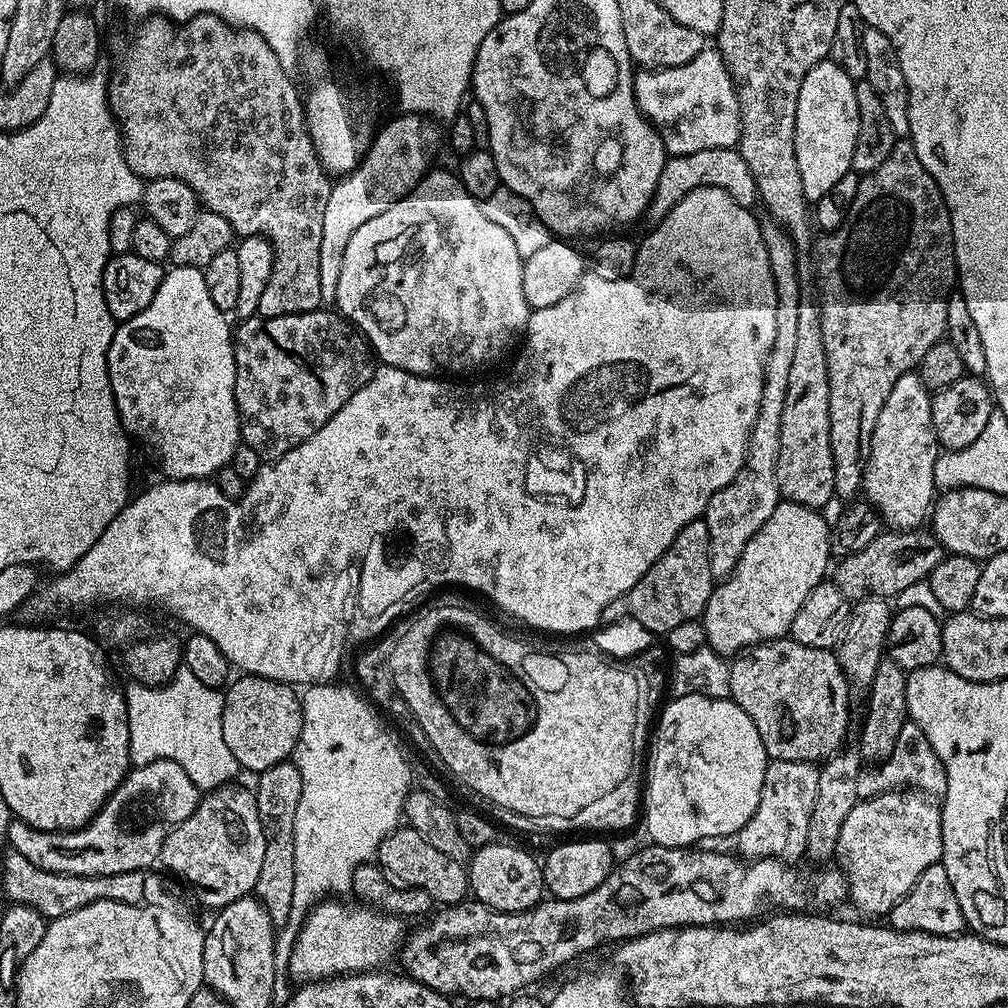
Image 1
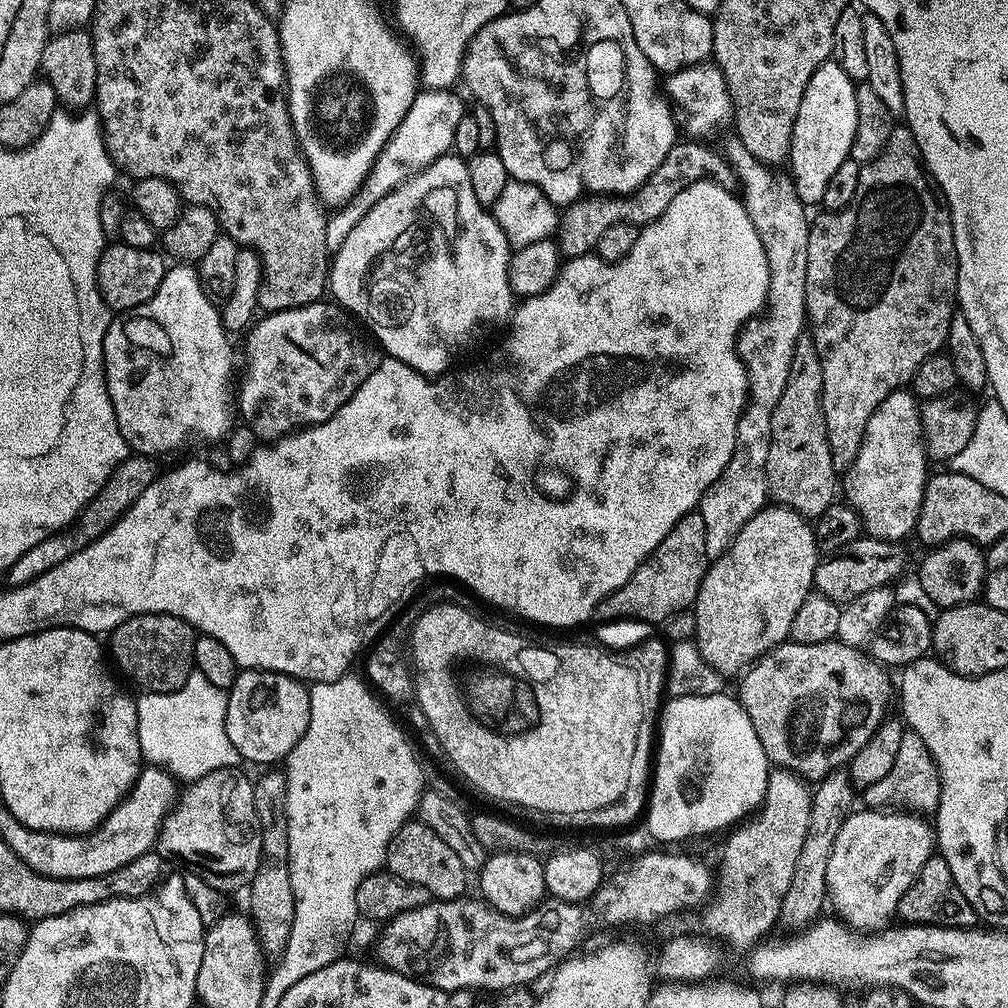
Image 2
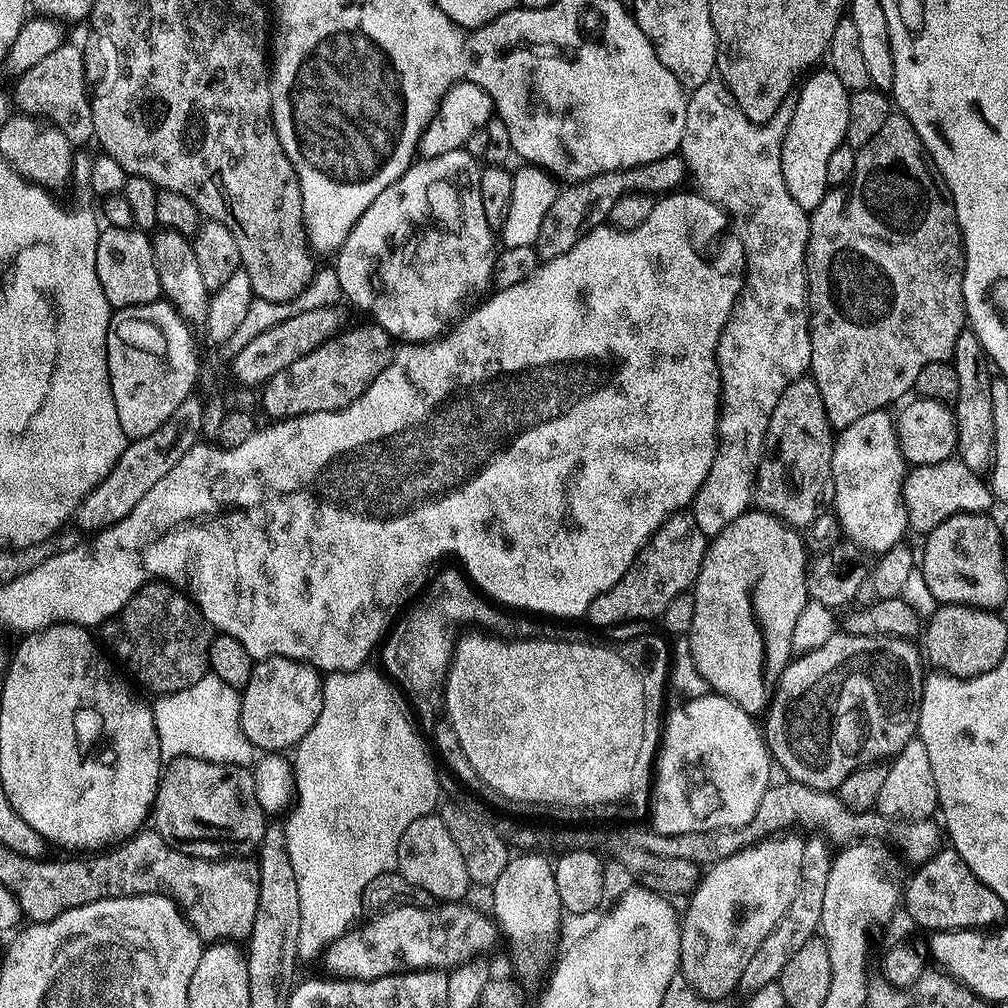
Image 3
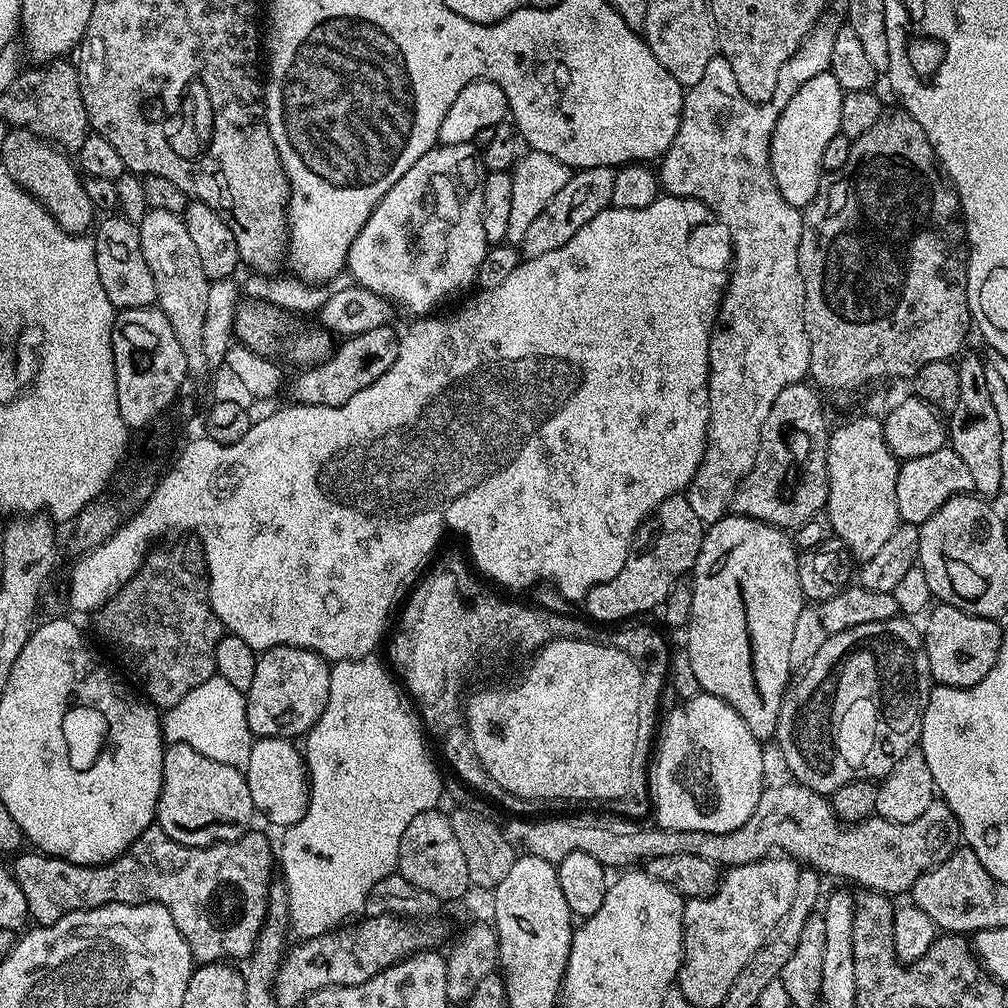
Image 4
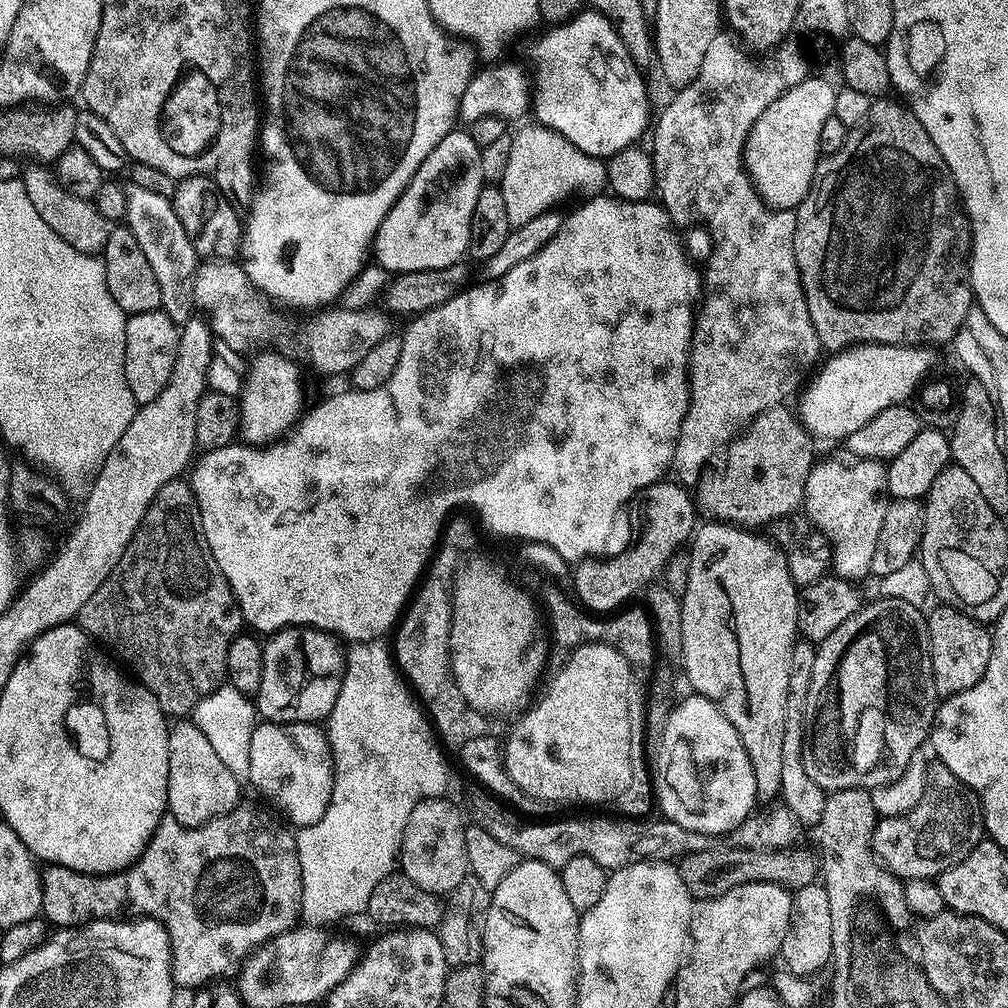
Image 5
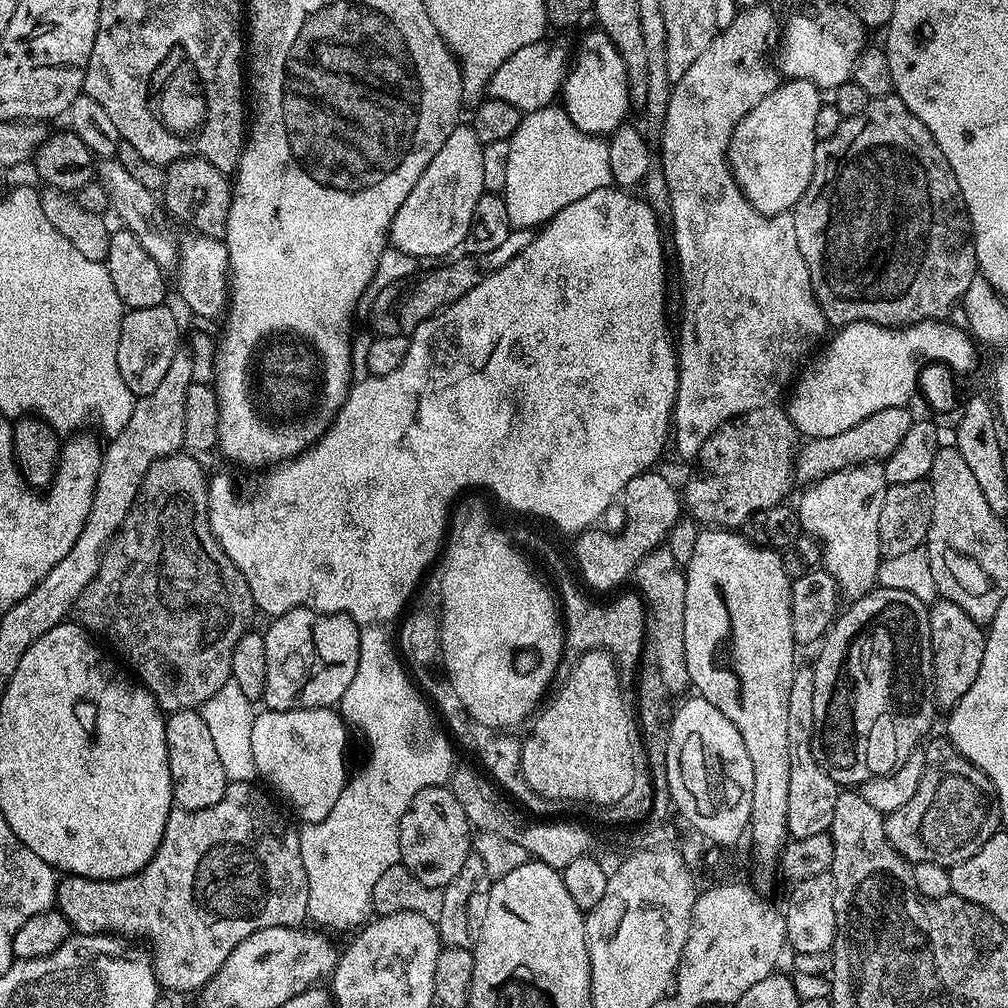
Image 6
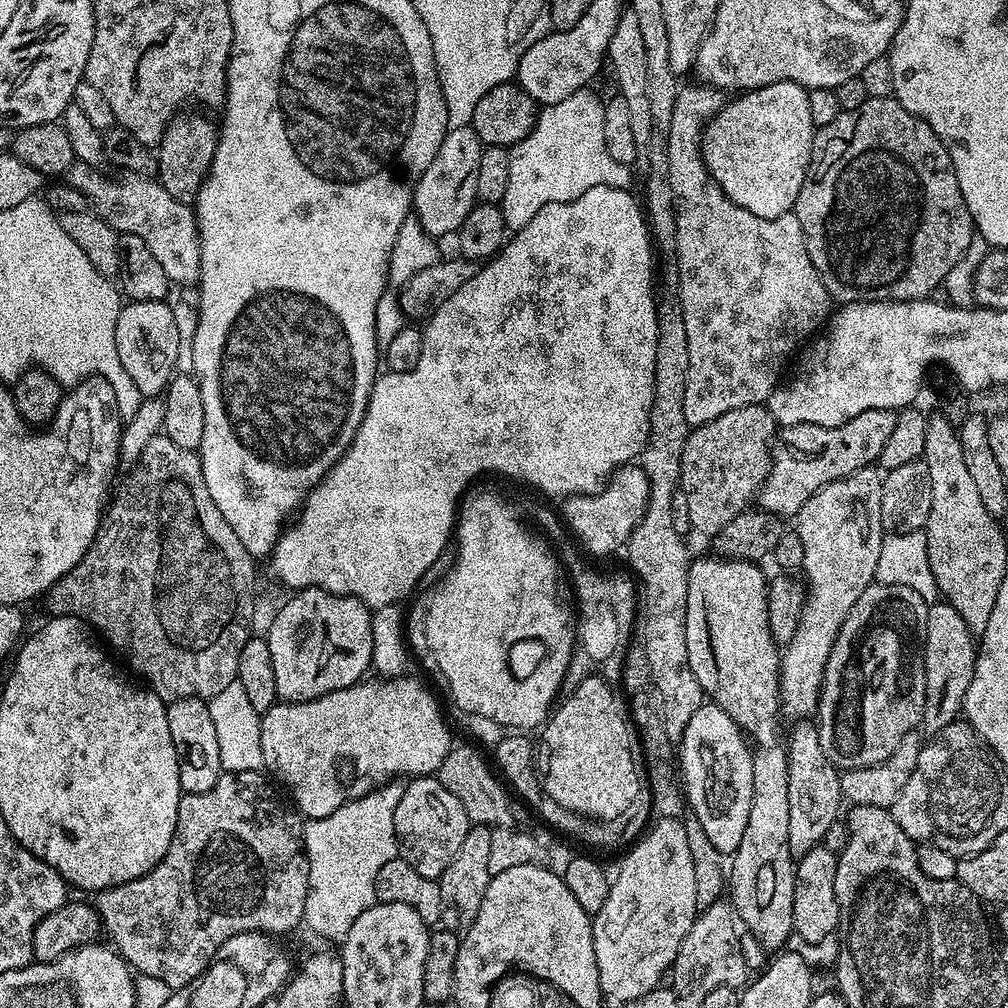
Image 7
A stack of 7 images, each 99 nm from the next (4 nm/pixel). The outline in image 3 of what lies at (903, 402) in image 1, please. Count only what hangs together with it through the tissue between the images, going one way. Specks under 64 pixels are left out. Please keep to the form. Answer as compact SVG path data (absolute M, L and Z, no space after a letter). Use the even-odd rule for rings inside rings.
M874 410L874 414L866 414L862 418L858 418L853 425L846 428L839 429L838 435L835 437L832 446L832 472L834 474L834 498L832 499L832 504L834 505L834 511L838 522L842 526L845 537L851 543L854 543L863 548L865 552L869 554L881 554L891 548L896 544L901 543L905 539L904 532L909 531L908 526L908 507L904 505L904 481L906 479L906 461L902 450L900 449L900 442L898 440L898 434L896 433L896 422L893 413L888 410Z

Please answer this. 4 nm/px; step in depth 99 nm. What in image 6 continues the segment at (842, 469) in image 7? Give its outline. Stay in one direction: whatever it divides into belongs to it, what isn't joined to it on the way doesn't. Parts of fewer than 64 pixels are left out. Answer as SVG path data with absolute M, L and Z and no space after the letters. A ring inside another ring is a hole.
M907 407L878 410L878 414L870 414L870 418L858 422L858 426L850 426L850 430L842 434L834 434L830 438L814 436L805 439L796 454L795 479L807 486L821 480L823 476L829 476L843 468L852 468L855 464L887 460L890 454L894 454L894 450L898 450L898 442L906 438L906 430L910 430L914 423L914 416L908 411Z

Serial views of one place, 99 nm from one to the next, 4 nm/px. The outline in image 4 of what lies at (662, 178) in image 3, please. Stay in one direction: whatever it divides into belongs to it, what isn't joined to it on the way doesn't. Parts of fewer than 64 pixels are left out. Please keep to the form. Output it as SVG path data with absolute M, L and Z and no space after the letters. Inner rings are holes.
M606 166L573 171L568 177L566 186L562 186L562 190L558 190L558 194L550 198L546 210L542 210L542 214L538 214L534 222L530 222L526 234L518 245L520 256L529 260L538 258L549 250L558 250L558 246L566 246L566 242L570 242L570 238L574 238L574 234L578 234L578 230L582 230L582 226L586 226L586 222L594 218L594 214L611 205L615 177L616 168Z

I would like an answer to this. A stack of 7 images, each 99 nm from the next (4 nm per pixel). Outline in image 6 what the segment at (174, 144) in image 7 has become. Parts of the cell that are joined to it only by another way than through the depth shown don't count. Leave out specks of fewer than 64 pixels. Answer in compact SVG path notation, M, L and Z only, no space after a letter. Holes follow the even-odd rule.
M184 156L167 165L164 174L162 204L173 221L181 220L202 236L223 237L228 211L232 205L232 189L229 177L220 172L206 158Z

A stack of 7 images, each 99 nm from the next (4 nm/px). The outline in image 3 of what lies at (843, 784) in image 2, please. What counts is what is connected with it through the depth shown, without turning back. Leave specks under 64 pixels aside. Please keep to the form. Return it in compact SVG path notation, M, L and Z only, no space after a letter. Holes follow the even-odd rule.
M812 834L807 837L802 846L802 874L794 890L794 898L790 898L790 906L786 906L786 914L778 918L774 930L766 934L762 946L750 957L746 970L742 970L740 988L756 991L767 984L775 984L780 979L786 962L801 946L817 935L822 918L822 901L826 894L826 882L830 879L830 866L834 848L823 835Z

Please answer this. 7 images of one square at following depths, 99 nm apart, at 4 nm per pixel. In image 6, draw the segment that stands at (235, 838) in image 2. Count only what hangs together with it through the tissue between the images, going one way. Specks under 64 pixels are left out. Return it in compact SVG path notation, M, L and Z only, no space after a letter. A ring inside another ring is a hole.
M187 708L167 713L164 725L175 807L197 812L206 810L206 806L214 806L214 802L222 798L230 781L226 778L222 762L218 762L218 749L214 747L214 741L210 738L210 730L206 727L203 711Z

